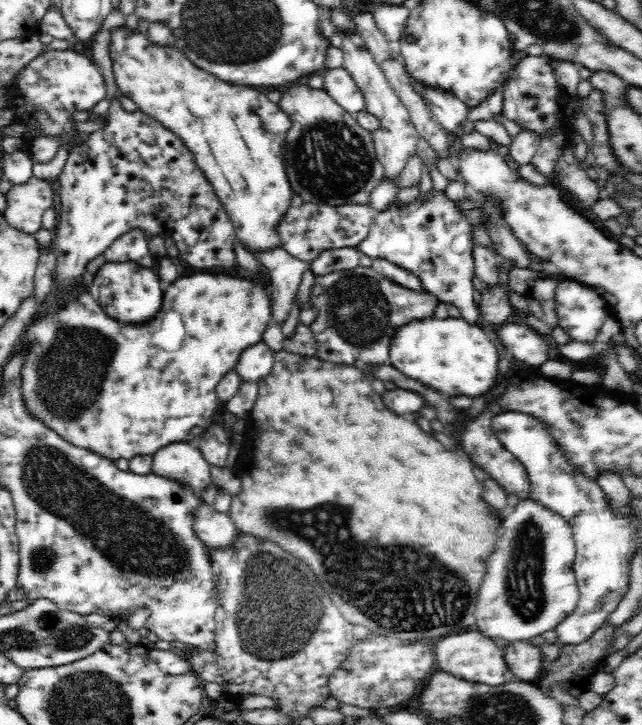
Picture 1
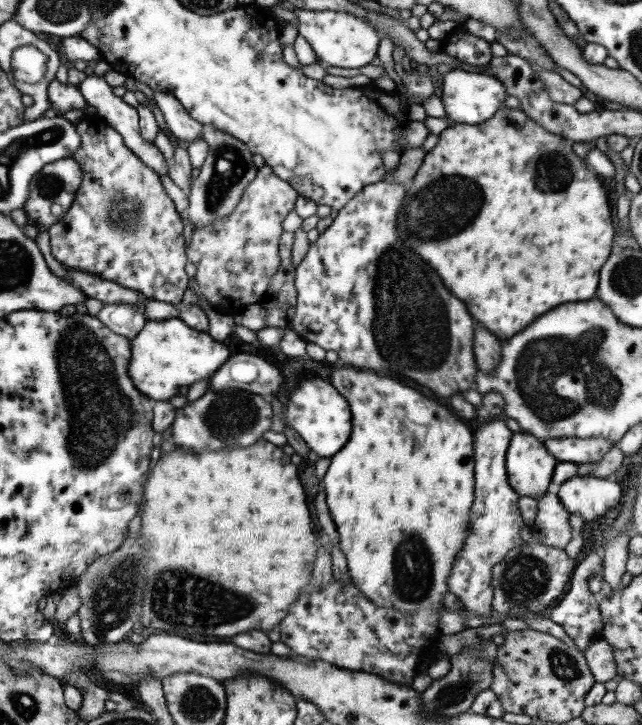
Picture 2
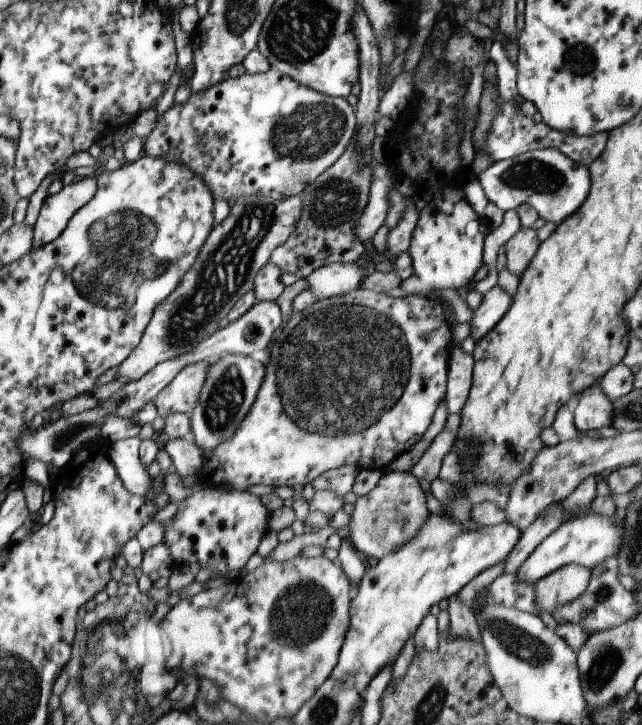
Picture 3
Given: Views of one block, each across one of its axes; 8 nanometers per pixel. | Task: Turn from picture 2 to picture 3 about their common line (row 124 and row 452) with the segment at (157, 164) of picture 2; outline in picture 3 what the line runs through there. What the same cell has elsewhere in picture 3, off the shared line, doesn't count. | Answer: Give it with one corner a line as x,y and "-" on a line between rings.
129,438
129,440
121,440
121,442
113,442
109,446
109,458
113,460
115,472
119,474
119,478
123,480
123,486
135,494
135,496
145,496
145,494
153,494
157,496
163,486
165,480
159,474
157,478
151,478
147,474
147,466
143,466
141,458
139,458
139,438

